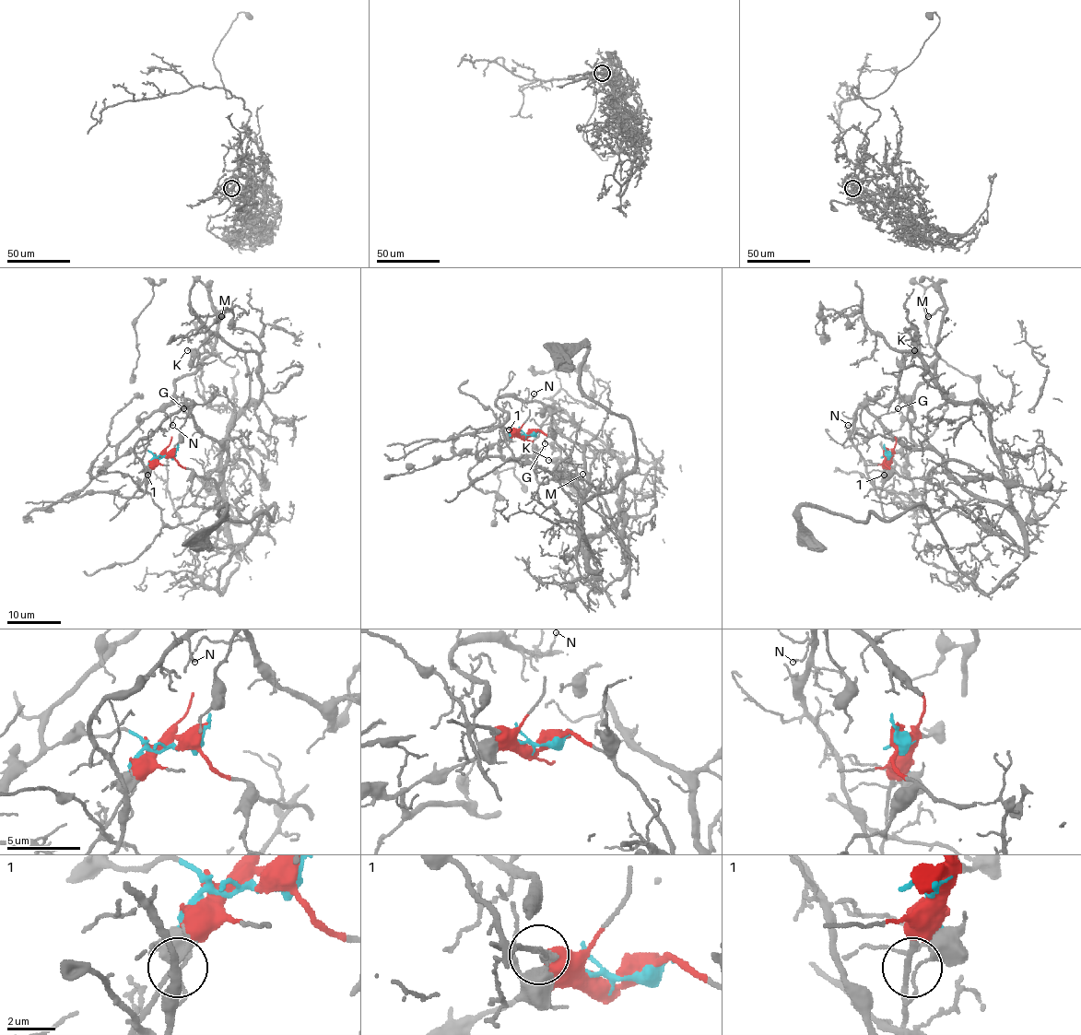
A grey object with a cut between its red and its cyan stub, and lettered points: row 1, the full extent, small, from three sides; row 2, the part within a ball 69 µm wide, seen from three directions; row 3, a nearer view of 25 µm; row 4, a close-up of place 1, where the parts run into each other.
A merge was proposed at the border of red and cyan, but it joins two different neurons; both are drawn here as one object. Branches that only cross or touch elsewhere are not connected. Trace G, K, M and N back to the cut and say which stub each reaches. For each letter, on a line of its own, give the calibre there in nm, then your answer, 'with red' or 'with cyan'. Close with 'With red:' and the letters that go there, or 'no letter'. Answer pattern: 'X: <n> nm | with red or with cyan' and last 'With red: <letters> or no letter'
G: 100 nm | with red
K: 260 nm | with cyan
M: 240 nm | with cyan
N: 120 nm | with red
With red: G, N

